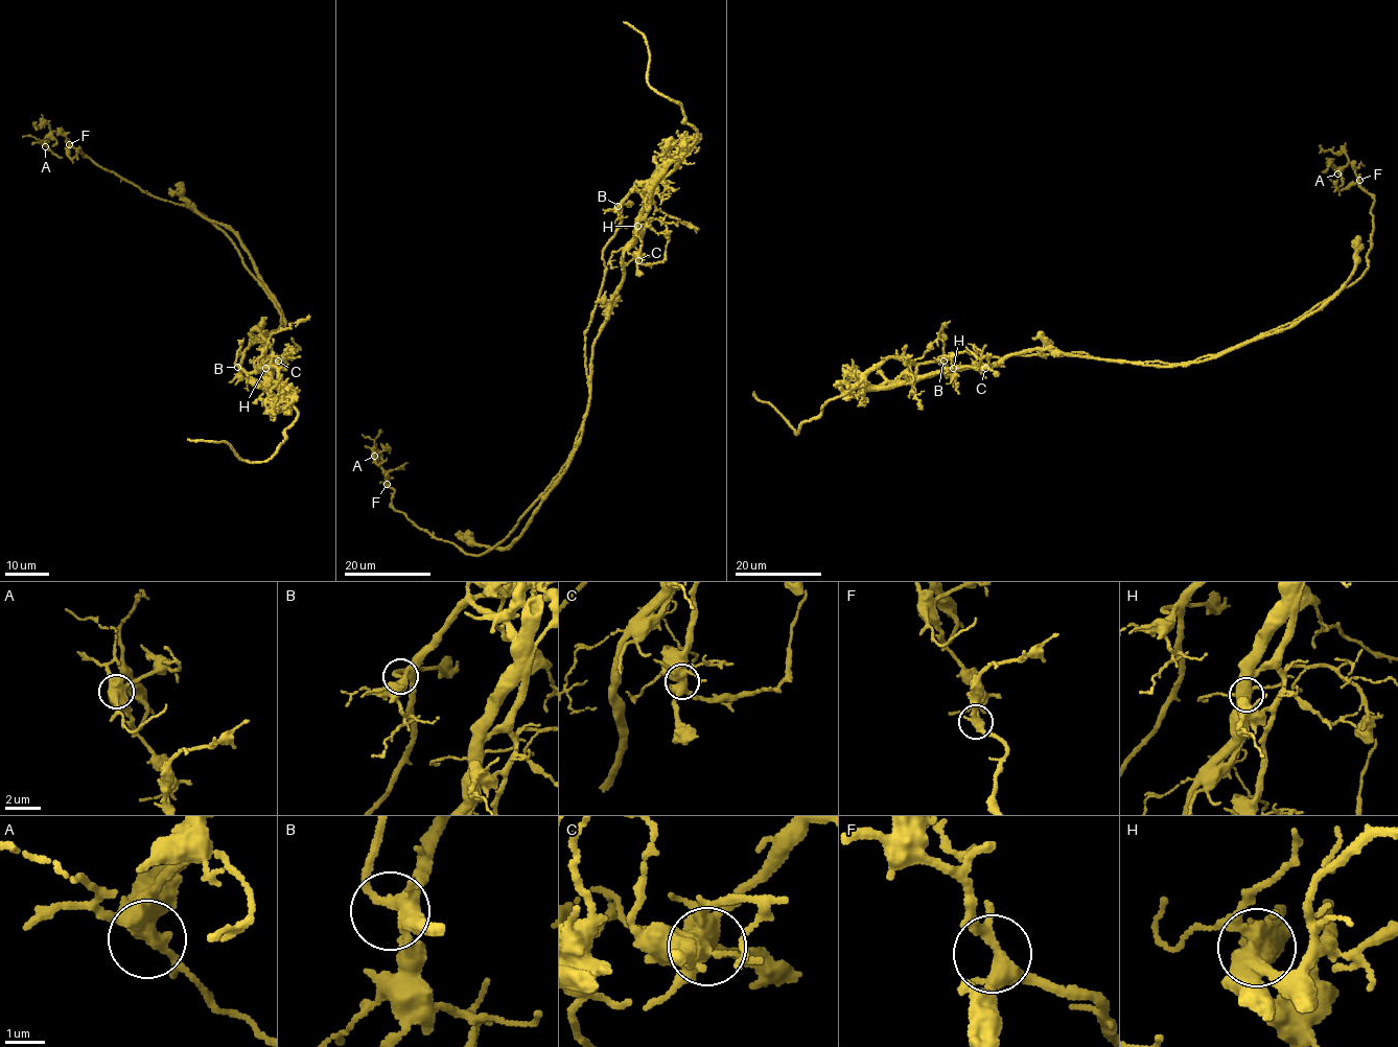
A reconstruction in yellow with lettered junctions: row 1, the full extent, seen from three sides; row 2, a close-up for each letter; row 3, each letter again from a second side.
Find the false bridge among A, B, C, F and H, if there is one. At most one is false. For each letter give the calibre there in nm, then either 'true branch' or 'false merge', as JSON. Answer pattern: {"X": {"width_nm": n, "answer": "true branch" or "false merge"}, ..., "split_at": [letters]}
{"A": {"width_nm": 440, "answer": "true branch"}, "B": {"width_nm": 300, "answer": "true branch"}, "C": {"width_nm": 550, "answer": "true branch"}, "F": {"width_nm": 320, "answer": "true branch"}, "H": {"width_nm": 550, "answer": "false merge"}, "split_at": ["H"]}

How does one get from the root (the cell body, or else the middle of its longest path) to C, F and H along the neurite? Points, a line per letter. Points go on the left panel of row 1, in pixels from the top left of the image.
C: (278, 329), (259, 336), (265, 343), (264, 354), (278, 361)
F: (278, 329), (282, 324), (279, 309), (222, 230), (190, 208), (144, 192), (97, 166), (82, 150), (69, 144)
H: (278, 329), (260, 335), (265, 344), (259, 363), (265, 366), (264, 369)

